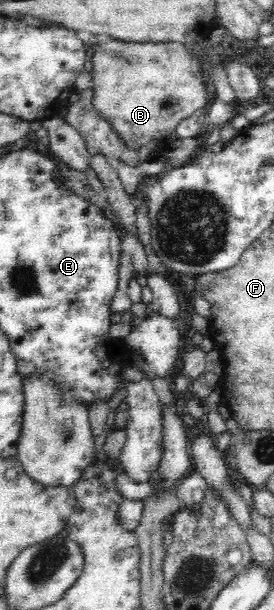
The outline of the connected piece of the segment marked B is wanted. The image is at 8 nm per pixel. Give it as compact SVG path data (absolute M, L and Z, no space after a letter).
M116 39L104 43L104 45L95 45L93 70L90 72L93 78L93 106L112 124L112 129L124 140L124 145L126 147L132 147L133 149L138 149L138 147L144 147L146 142L153 141L153 139L170 139L173 141L172 137L168 135L174 135L174 127L182 121L185 117L195 116L201 109L206 105L208 101L208 95L206 91L206 85L204 81L204 73L202 72L202 61L199 57L194 57L193 54L182 46L180 43L125 43Z

